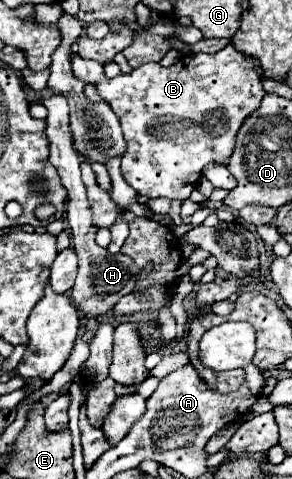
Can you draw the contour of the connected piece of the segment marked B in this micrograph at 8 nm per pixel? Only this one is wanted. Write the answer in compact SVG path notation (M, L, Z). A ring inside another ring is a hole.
M231 43L217 53L195 53L179 59L171 67L159 63L147 63L131 73L121 73L113 79L107 79L101 73L101 63L81 59L79 55L71 57L75 77L85 83L95 83L99 95L111 105L113 113L119 117L127 151L121 159L121 173L125 181L145 197L167 197L185 201L185 179L191 181L191 161L217 161L227 163L231 149L235 147L235 135L243 119L259 107L265 91L261 87L261 77L255 73L253 63L247 55L237 51Z

